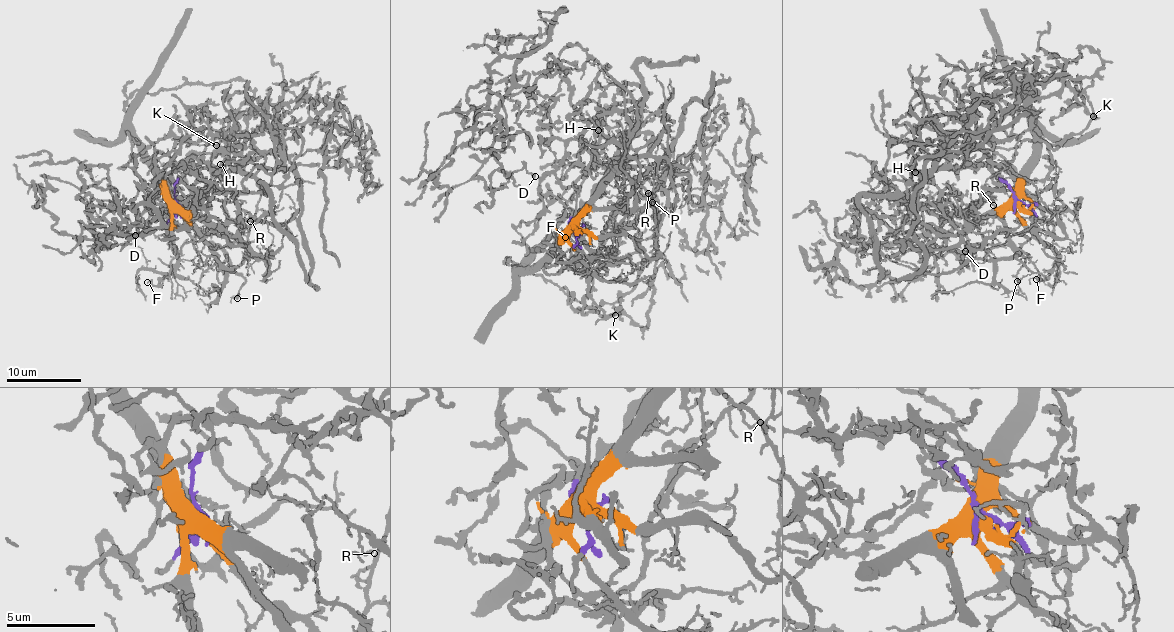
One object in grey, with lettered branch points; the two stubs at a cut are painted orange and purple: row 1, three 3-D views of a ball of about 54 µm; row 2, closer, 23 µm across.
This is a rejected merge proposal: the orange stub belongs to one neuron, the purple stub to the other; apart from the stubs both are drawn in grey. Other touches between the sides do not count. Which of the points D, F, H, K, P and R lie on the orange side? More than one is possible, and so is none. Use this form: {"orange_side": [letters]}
{"orange_side": ["F", "P", "R"]}

